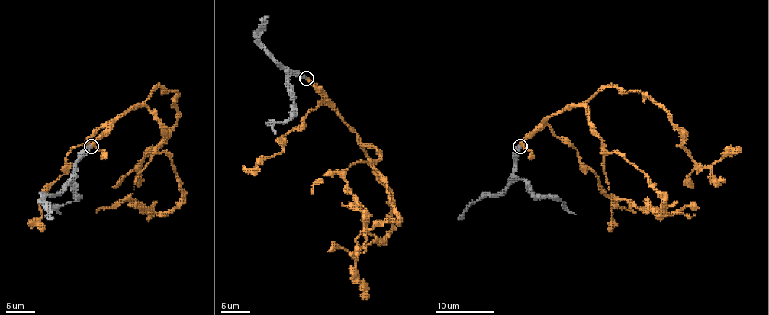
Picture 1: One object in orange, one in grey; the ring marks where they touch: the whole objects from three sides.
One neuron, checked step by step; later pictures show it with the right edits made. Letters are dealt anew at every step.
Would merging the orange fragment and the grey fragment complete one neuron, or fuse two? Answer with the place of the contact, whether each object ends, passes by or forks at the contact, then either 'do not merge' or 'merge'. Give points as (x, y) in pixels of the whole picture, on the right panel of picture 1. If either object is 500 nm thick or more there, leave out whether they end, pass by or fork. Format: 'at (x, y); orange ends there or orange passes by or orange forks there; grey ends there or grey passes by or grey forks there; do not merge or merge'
at (519, 146); orange passes by; grey ends there; merge

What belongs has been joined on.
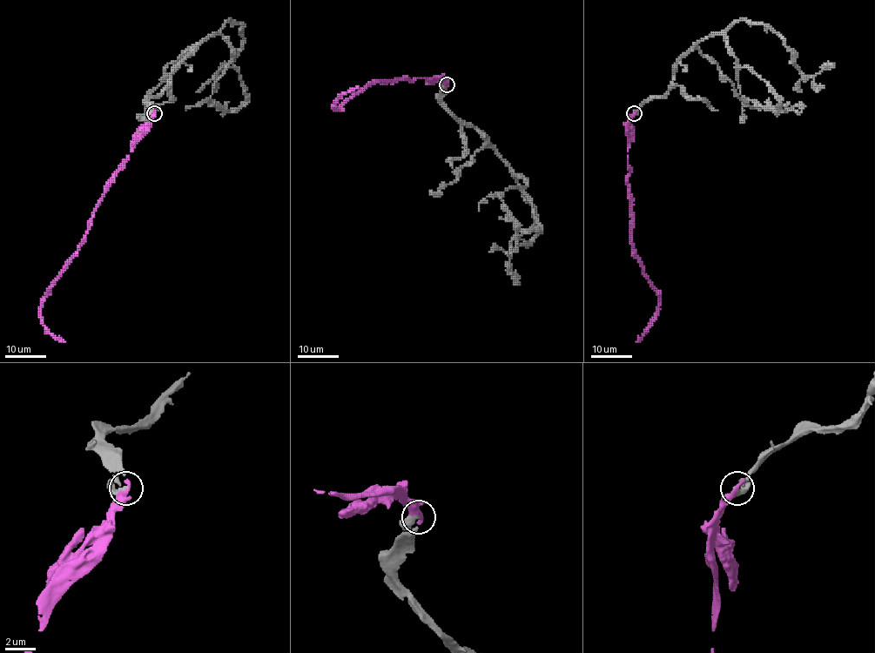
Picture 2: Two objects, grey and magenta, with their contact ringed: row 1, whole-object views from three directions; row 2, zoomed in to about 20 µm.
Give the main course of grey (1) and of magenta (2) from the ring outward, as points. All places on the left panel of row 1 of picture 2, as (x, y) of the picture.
1: (153, 113), (148, 98), (205, 39), (220, 34), (246, 100), (223, 111), (210, 100), (185, 110)
2: (153, 113), (126, 162), (111, 178), (77, 254), (41, 302), (40, 318), (45, 327), (64, 342)

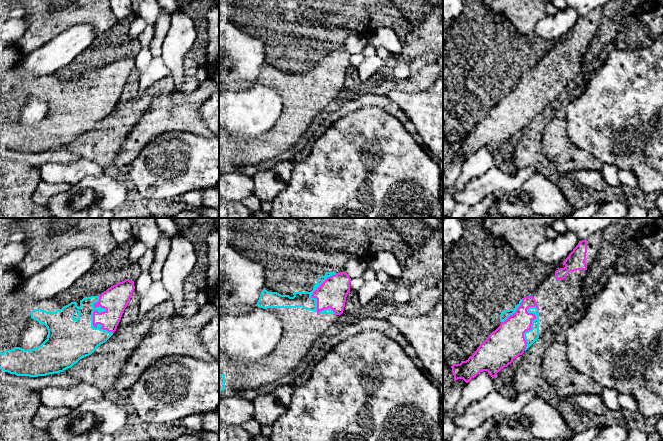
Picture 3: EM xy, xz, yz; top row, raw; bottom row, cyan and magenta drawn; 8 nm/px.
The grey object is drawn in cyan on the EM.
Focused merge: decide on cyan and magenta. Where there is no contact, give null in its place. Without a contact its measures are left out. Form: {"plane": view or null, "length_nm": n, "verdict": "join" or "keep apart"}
{"plane": "xy", "length_nm": 320, "verdict": "join"}

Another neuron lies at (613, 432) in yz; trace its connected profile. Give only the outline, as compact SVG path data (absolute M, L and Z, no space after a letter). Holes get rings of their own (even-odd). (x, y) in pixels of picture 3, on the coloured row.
M617 423L601 428L592 441L626 441L630 429Z

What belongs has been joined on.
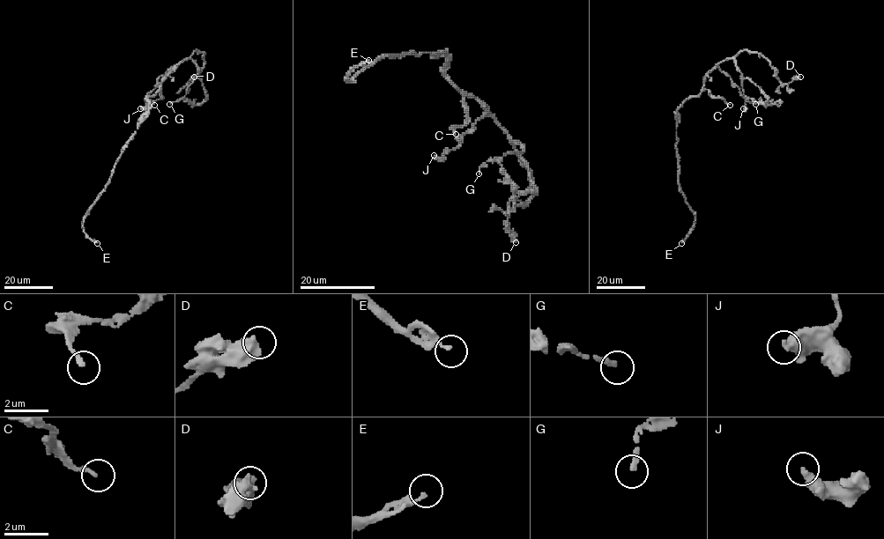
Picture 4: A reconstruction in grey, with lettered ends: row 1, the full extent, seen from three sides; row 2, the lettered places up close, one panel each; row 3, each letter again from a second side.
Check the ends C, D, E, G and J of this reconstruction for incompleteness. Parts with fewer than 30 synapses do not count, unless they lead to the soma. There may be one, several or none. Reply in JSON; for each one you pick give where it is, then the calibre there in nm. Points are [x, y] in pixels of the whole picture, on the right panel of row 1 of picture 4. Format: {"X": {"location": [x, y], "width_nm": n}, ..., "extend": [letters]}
{"extend": []}

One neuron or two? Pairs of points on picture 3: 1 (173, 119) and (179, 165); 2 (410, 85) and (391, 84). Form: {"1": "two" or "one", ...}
{"1": "two", "2": "one"}

